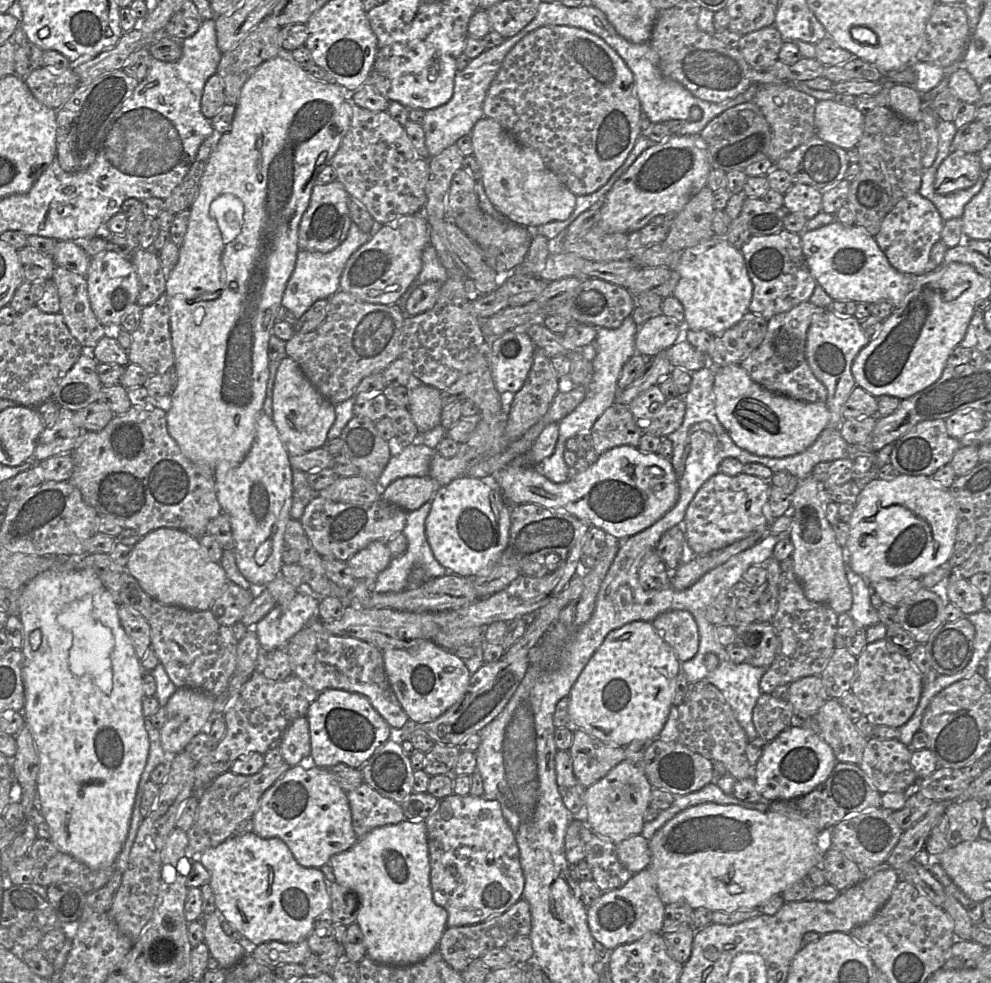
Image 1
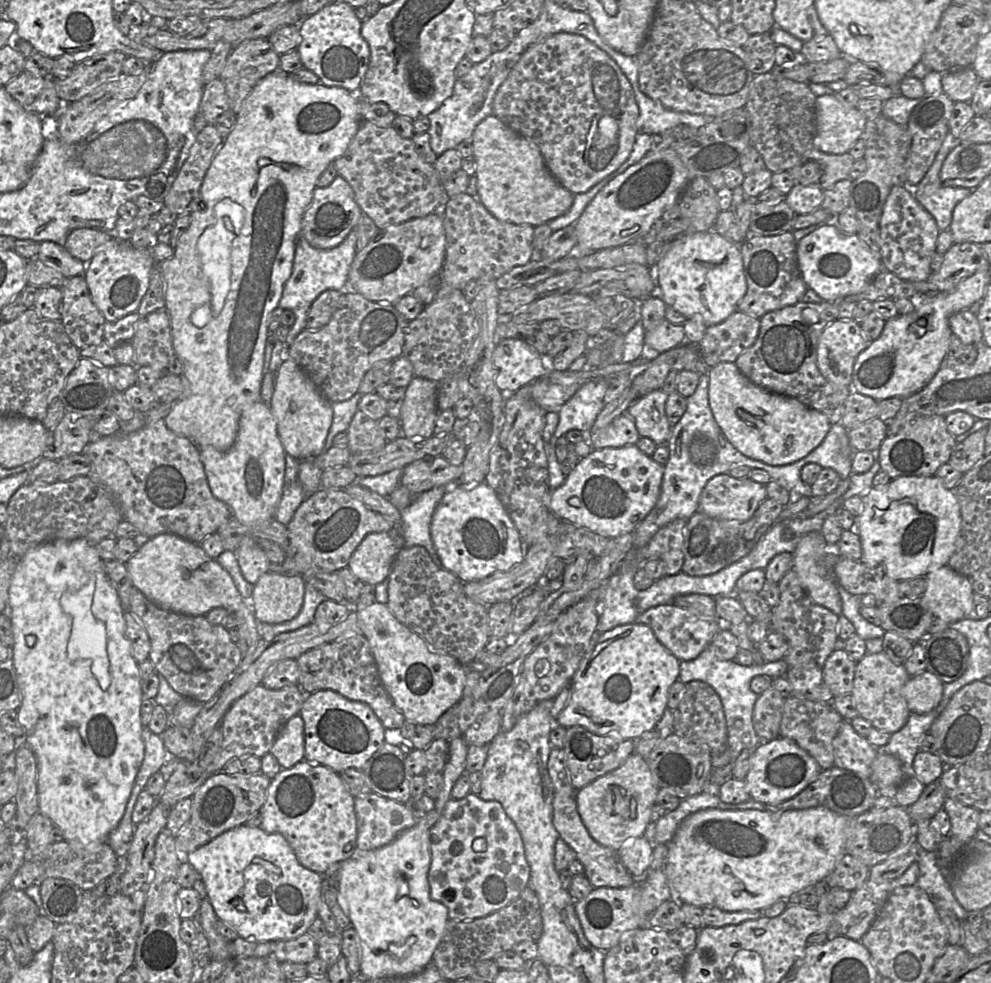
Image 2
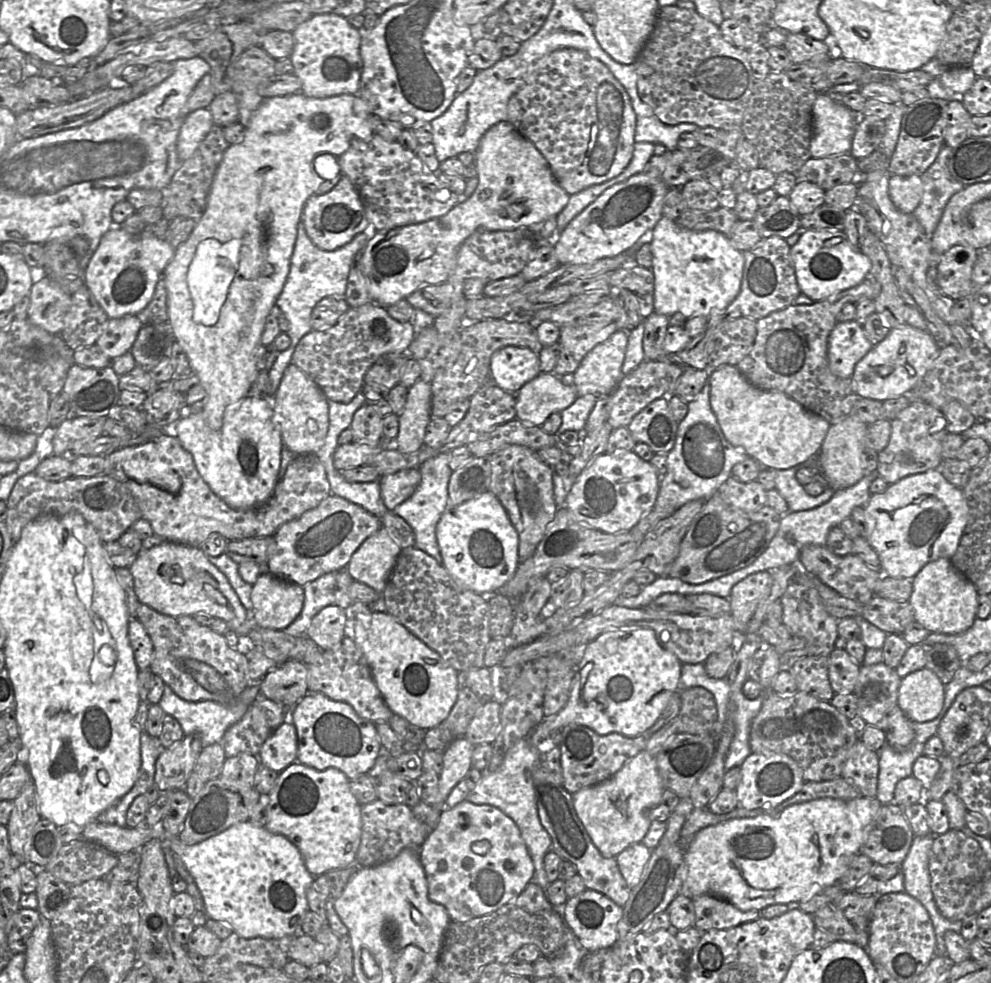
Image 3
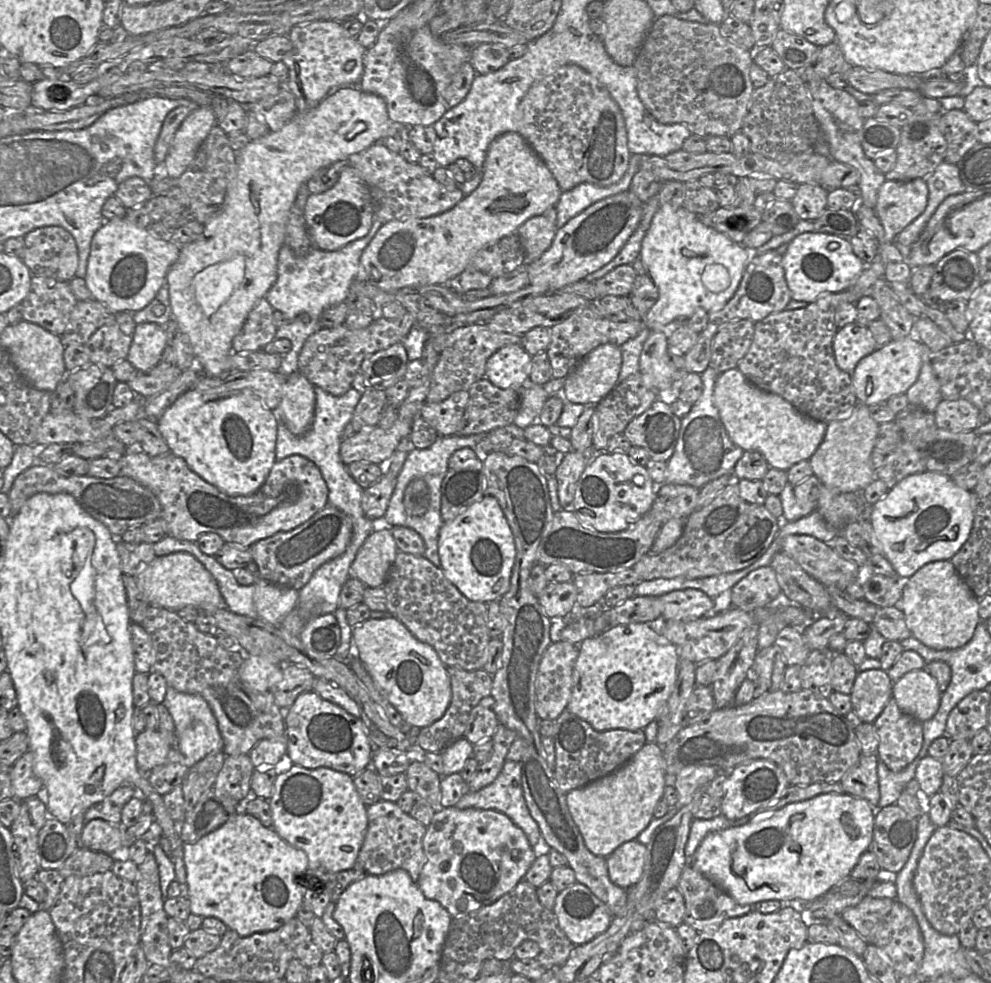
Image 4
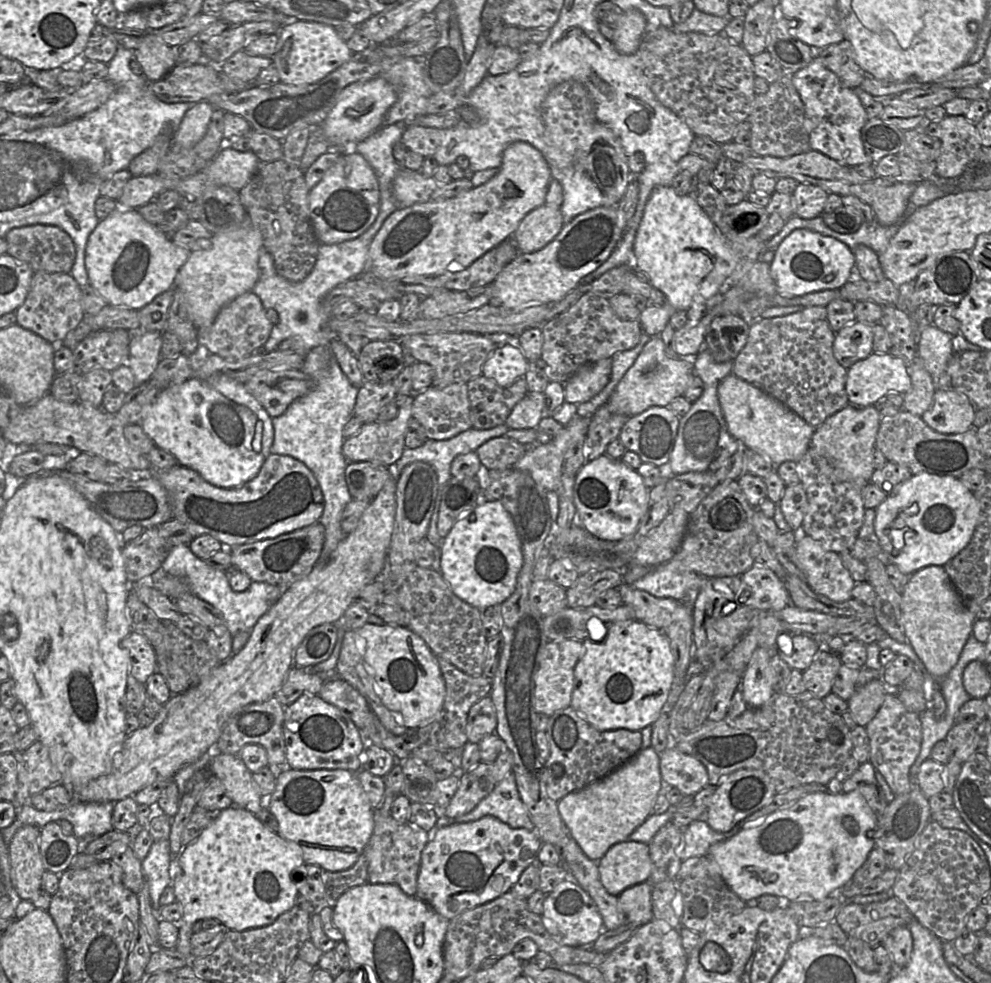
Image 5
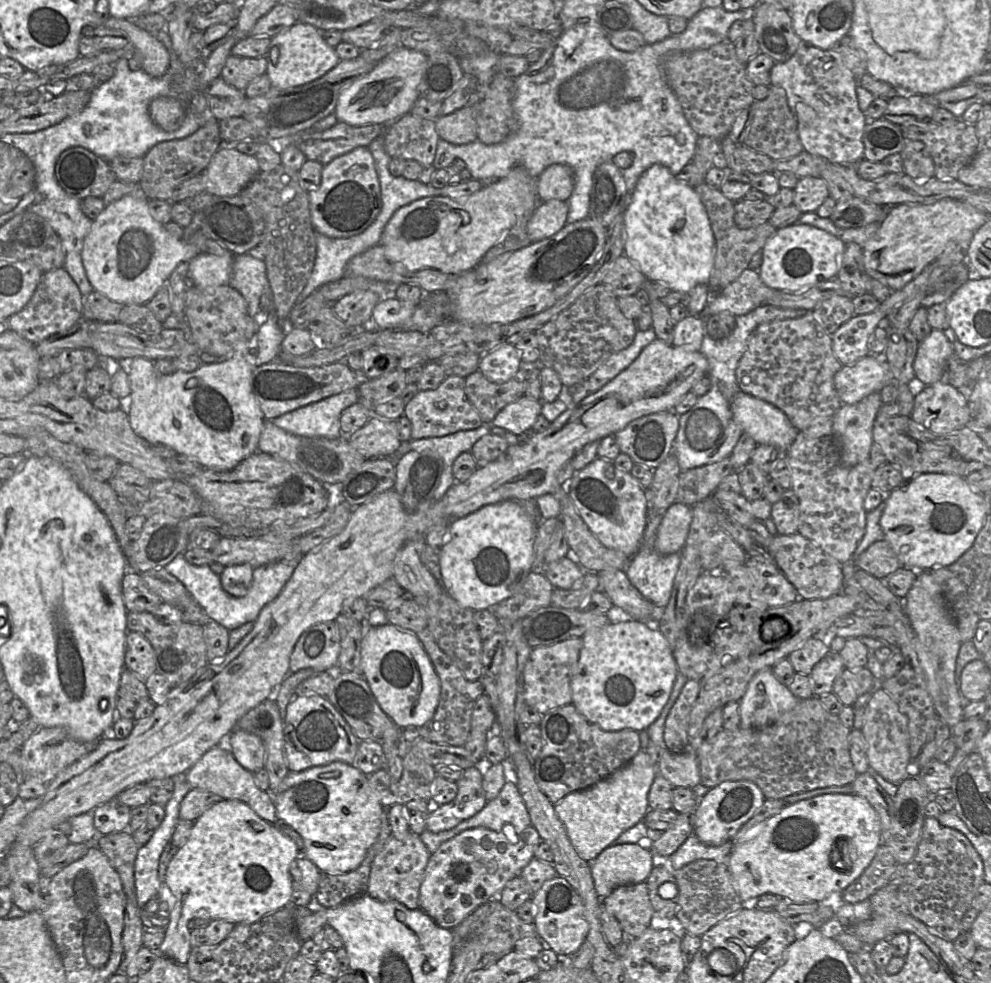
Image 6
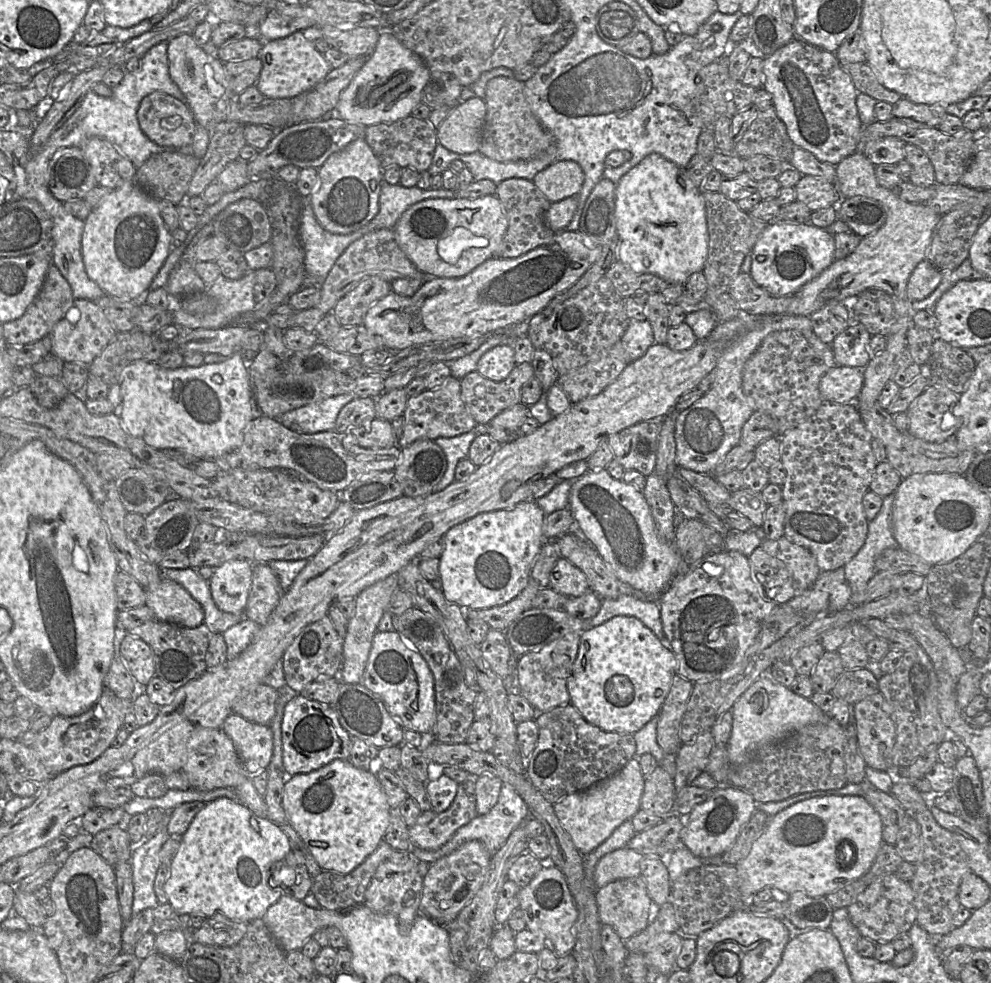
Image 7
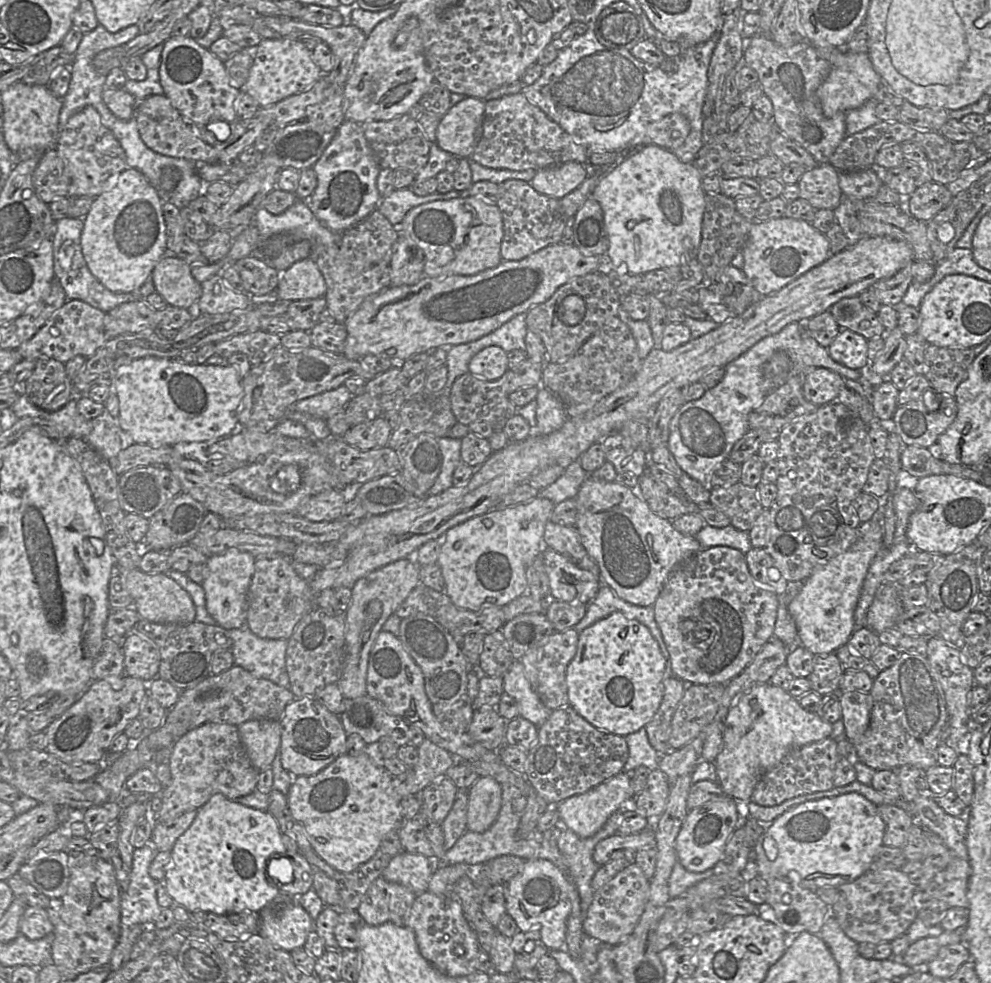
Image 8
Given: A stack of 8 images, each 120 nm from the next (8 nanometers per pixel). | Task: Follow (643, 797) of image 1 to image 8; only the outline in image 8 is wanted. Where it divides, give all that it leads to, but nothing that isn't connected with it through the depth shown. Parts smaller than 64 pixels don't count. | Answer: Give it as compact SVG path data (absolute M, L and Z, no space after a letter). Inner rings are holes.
M619 772L589 791L571 796L556 805L560 821L581 838L595 835L616 811L634 811L635 802L630 786L630 776Z

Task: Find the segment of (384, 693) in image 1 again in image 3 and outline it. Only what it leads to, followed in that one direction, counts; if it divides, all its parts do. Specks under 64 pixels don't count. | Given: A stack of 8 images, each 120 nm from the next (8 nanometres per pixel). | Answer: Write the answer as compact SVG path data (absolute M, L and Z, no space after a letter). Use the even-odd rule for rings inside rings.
M347 635L337 649L323 651L323 664L307 665L309 692L321 692L334 701L349 704L362 718L374 723L389 721L393 712L385 703L373 679L370 667L355 640Z

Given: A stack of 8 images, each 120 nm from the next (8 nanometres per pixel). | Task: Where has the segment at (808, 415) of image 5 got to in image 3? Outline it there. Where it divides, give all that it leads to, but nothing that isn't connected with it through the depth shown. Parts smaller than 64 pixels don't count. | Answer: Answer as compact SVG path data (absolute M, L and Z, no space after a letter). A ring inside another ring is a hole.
M869 271L857 286L810 305L791 304L758 319L753 346L736 367L752 385L764 390L784 392L830 424L843 420L850 415L860 396L853 391L851 378L840 378L830 371L827 358L828 336L845 304L856 304L862 299L874 300L880 292L881 284Z

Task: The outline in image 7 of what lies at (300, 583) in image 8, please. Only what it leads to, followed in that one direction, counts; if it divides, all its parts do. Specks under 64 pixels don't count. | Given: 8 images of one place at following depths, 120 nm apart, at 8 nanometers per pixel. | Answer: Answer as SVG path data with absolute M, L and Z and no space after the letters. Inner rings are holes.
M267 563L254 564L244 616L261 627L264 626L283 594L280 581L270 566Z

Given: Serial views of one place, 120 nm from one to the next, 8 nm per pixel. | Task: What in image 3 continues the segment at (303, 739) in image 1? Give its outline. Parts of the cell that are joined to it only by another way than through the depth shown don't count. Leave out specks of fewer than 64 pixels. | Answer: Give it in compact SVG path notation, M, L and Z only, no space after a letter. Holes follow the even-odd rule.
M286 721L263 743L258 754L262 763L277 772L297 760L298 737L294 724Z

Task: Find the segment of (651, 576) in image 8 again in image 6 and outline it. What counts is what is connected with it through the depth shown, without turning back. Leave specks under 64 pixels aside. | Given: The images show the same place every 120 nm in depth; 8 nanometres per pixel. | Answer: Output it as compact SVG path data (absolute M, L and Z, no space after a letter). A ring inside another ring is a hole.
M598 457L576 471L566 488L580 517L604 546L621 551L630 558L639 551L647 525L648 499L647 491L630 472L616 468L613 461Z

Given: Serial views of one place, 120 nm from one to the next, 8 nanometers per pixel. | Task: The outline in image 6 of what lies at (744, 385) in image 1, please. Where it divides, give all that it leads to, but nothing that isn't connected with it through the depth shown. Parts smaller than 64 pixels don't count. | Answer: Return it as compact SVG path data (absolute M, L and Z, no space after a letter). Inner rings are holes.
M741 390L734 395L731 409L744 433L781 453L787 452L799 432L779 408Z

